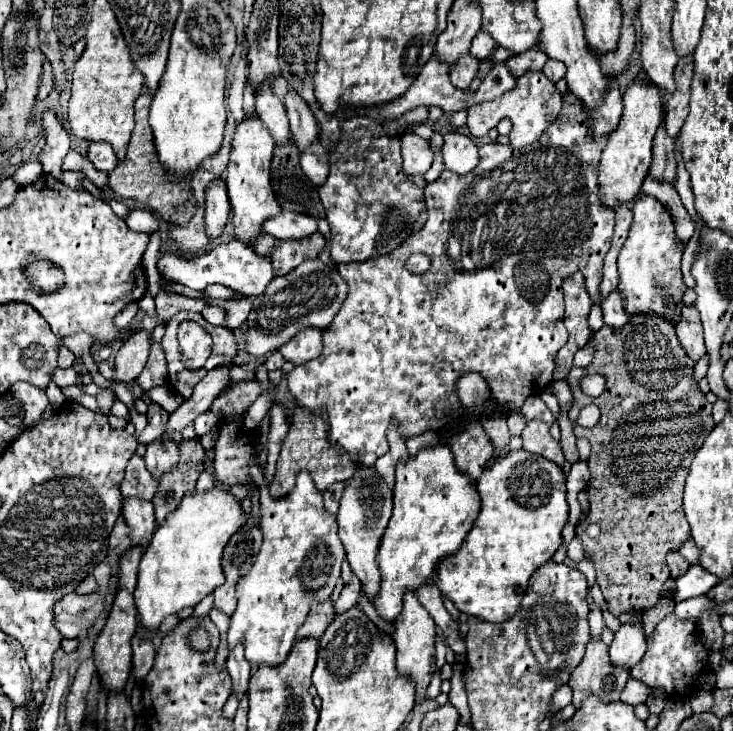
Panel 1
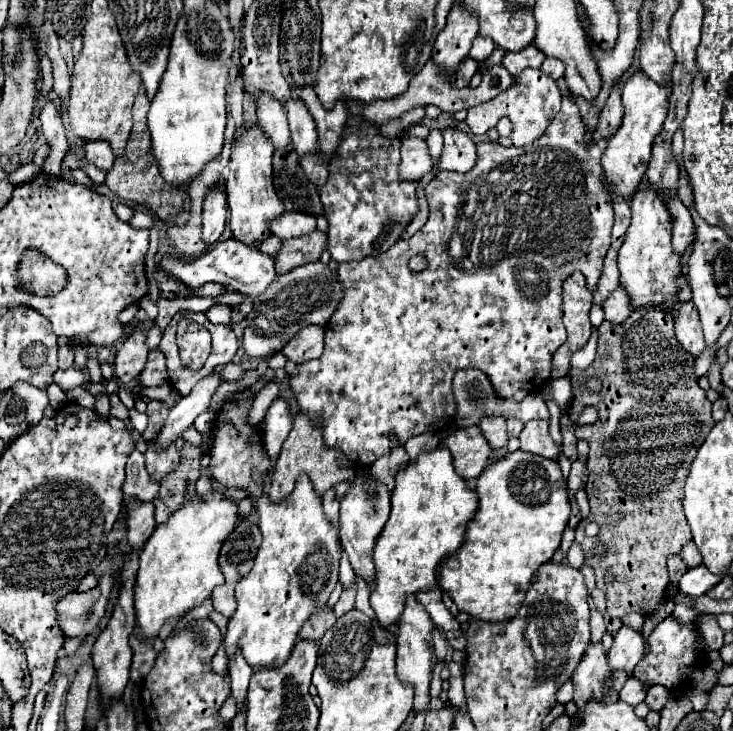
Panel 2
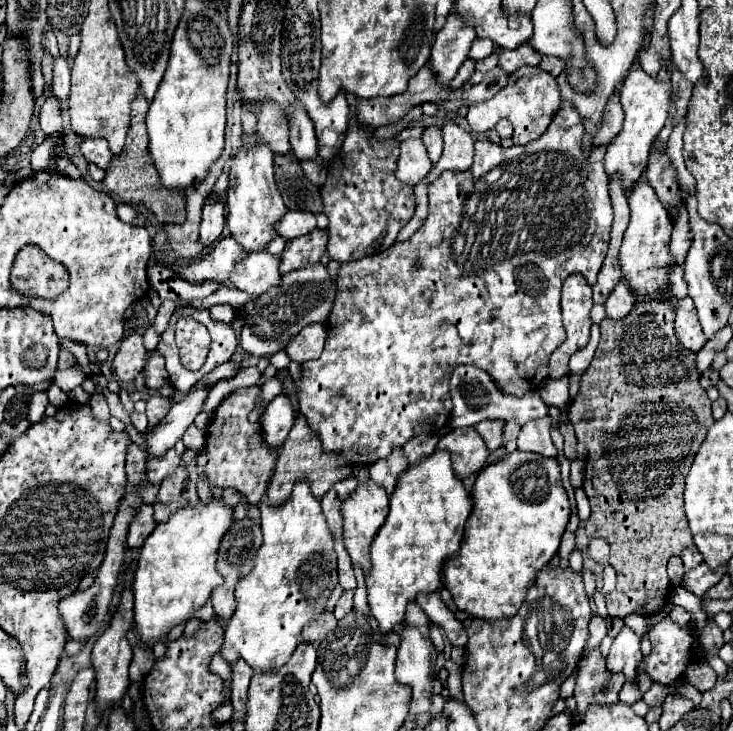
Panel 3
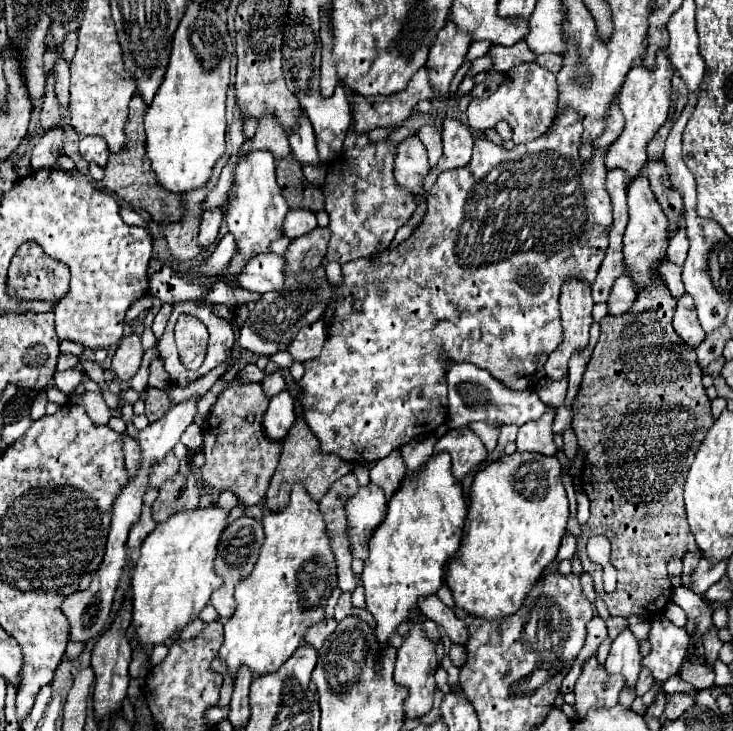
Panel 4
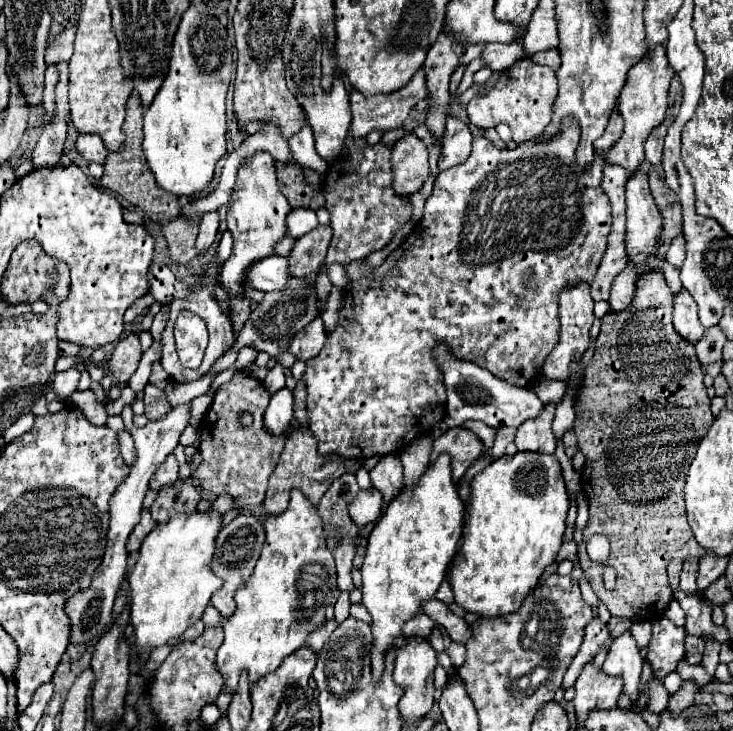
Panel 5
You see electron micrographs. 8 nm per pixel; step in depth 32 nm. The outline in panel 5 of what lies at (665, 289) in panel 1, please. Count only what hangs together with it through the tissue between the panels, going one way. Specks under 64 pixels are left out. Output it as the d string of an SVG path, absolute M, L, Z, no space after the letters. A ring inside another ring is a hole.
M640 168L634 174L630 174L626 182L626 250L640 270L644 270L646 256L656 252L658 240L660 240L660 212L656 210L654 198L648 190L648 174Z

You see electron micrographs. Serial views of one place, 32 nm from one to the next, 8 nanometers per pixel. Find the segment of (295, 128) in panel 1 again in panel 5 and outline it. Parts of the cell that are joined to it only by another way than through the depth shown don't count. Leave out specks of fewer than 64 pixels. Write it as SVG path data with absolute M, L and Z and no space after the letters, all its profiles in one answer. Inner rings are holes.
M306 124L300 132L296 132L290 140L290 152L292 152L292 158L304 168L304 170L314 170L318 174L326 174L328 170L328 162L316 154L316 148L314 148L314 142L312 142L312 130L310 126Z

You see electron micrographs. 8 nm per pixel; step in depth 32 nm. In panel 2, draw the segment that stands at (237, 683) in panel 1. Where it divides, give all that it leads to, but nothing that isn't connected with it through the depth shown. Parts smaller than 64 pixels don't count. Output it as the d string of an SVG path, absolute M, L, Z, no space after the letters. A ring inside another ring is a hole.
M236 658L236 662L230 662L228 666L230 666L230 678L232 678L232 696L236 700L238 710L242 710L246 702L248 682L254 670L244 662L244 658Z

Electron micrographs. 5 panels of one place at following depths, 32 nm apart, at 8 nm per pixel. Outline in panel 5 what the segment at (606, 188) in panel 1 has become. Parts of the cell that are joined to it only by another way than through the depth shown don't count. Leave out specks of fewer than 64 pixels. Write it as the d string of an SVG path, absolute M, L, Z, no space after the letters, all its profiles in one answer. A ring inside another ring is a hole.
M654 46L652 50L646 50L644 58L636 66L632 66L632 70L628 74L628 86L622 90L620 102L618 102L618 112L624 120L624 132L622 132L620 140L606 154L608 162L620 162L620 166L628 168L628 174L632 174L634 170L640 168L640 164L644 160L644 140L648 138L650 130L656 128L664 118L672 76L674 74L668 66L664 46Z

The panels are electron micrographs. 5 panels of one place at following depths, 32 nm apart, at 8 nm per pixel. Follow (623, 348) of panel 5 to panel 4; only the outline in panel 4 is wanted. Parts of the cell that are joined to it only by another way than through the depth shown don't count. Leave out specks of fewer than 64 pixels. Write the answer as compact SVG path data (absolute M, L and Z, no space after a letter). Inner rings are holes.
M658 278L652 280L650 284L642 286L638 290L638 296L632 304L632 308L620 316L604 316L600 320L600 326L602 326L602 332L600 332L600 340L594 348L594 354L592 354L592 360L588 362L586 366L586 372L584 372L584 378L582 378L582 384L580 384L580 390L578 390L578 396L574 400L574 420L572 420L572 428L576 432L576 438L578 438L578 446L582 448L586 460L584 460L584 468L582 468L582 488L590 500L590 518L586 522L586 526L582 528L582 540L578 540L578 556L582 560L582 568L586 574L592 576L594 580L594 590L596 594L606 602L608 606L608 612L610 616L624 616L624 618L630 618L630 616L640 616L644 620L654 620L662 614L662 610L666 608L666 604L670 602L670 596L672 596L672 586L670 586L670 578L666 574L666 564L670 558L684 558L688 552L692 554L702 554L698 548L696 548L696 542L692 538L692 532L688 528L688 522L686 522L686 510L684 510L684 498L682 498L682 488L684 488L684 482L686 482L686 474L688 474L688 468L692 464L692 458L696 456L696 450L704 438L704 434L710 430L712 422L714 422L714 416L710 414L710 398L706 396L706 388L702 386L702 368L698 366L698 360L696 360L696 350L688 344L682 342L682 338L674 332L672 328L672 316L674 316L674 306L676 306L676 298L670 294L668 286L664 284L664 280ZM594 534L604 534L608 536L610 544L612 544L612 556L610 556L610 564L618 570L618 586L614 592L604 592L602 588L602 566L594 564L588 560L586 556L586 540Z

